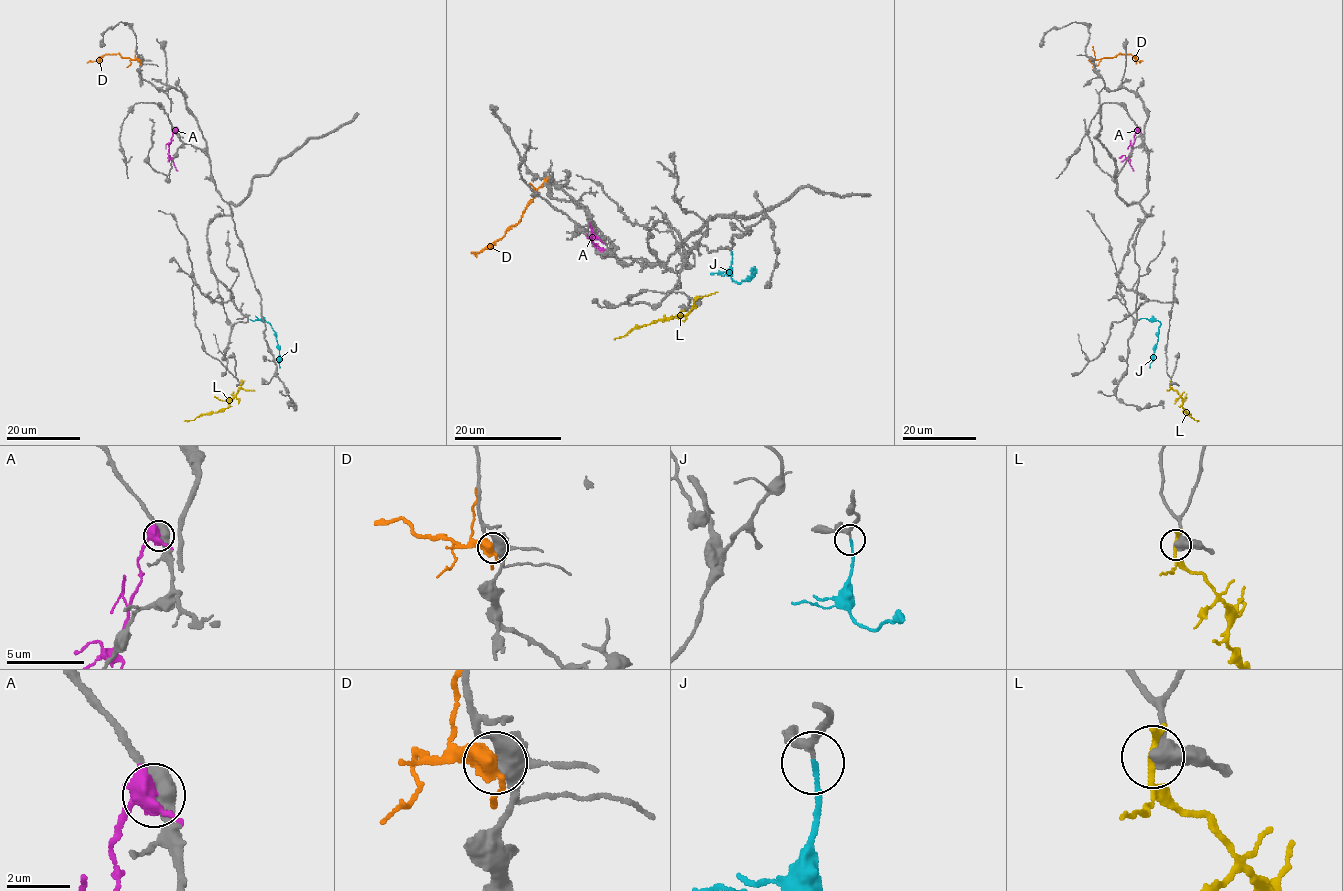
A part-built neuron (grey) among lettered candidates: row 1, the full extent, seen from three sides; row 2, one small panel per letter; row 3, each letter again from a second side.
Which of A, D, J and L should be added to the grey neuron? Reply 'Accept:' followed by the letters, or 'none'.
Accept: J

